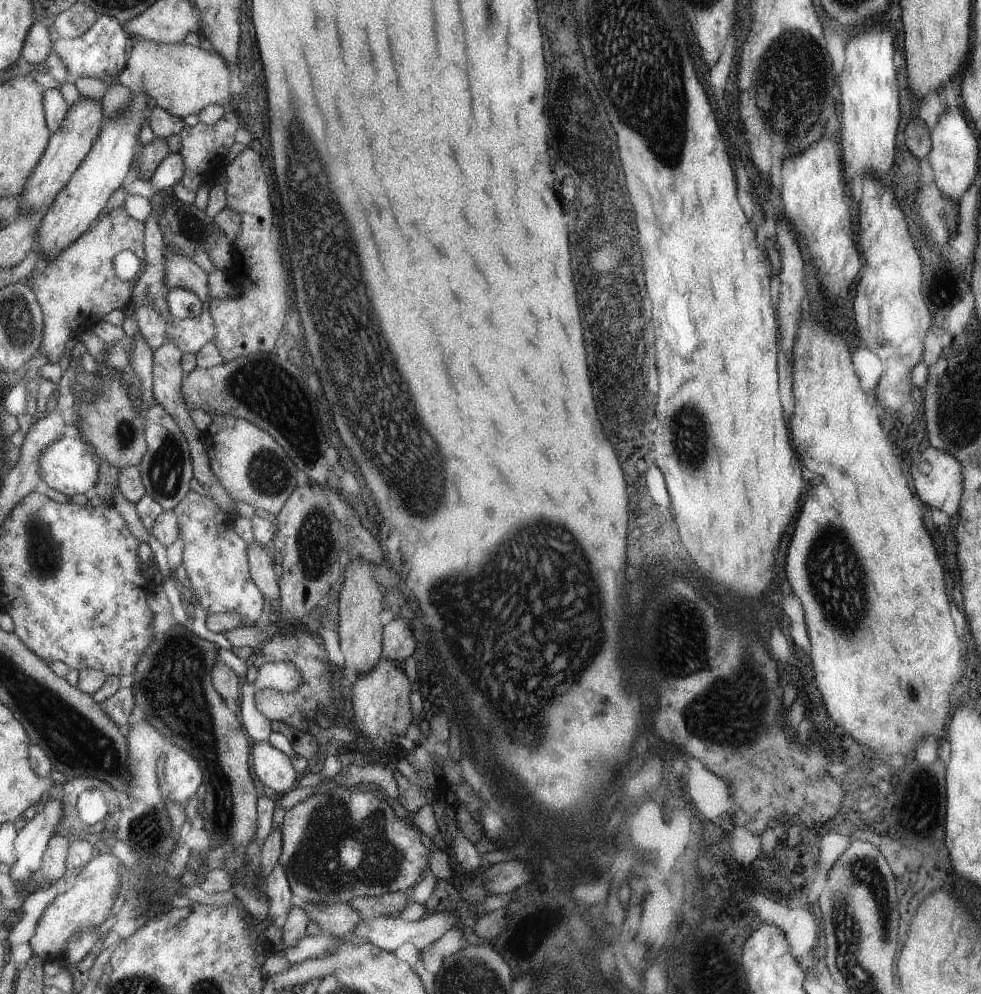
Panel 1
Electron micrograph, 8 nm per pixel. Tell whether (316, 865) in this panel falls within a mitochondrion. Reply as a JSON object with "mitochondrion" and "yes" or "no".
{"mitochondrion":"yes"}

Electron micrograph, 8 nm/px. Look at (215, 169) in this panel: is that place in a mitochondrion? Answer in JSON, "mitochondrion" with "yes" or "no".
{"mitochondrion":"no"}

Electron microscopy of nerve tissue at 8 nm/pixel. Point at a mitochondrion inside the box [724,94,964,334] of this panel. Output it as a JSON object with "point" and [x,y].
{"point":[946,223]}

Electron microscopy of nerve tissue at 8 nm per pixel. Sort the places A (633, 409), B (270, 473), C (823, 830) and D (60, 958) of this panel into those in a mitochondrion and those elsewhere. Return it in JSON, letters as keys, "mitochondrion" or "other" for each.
{"A":"mitochondrion","B":"mitochondrion","C":"other","D":"other"}

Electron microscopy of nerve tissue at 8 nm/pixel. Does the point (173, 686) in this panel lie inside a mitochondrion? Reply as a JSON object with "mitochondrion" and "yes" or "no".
{"mitochondrion":"yes"}

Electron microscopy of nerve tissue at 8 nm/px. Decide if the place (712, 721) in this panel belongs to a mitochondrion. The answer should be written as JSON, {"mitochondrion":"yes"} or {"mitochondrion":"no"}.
{"mitochondrion":"yes"}

